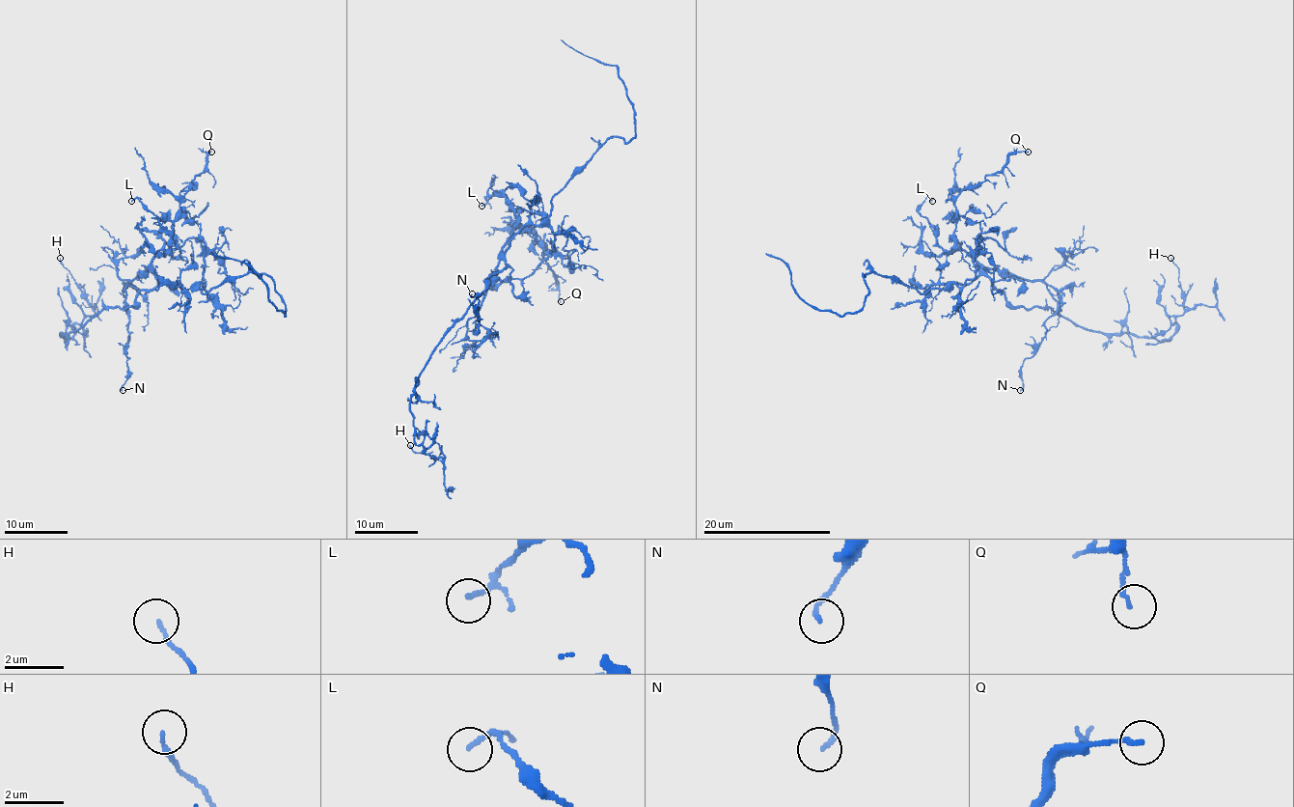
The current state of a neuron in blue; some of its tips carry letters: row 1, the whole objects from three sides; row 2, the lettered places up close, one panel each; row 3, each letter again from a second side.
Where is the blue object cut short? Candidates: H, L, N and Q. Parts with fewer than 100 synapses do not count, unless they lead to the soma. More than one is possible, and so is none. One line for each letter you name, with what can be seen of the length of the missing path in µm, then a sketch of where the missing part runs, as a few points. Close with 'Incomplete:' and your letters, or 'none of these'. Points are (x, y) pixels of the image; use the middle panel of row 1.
Incomplete: none of these

